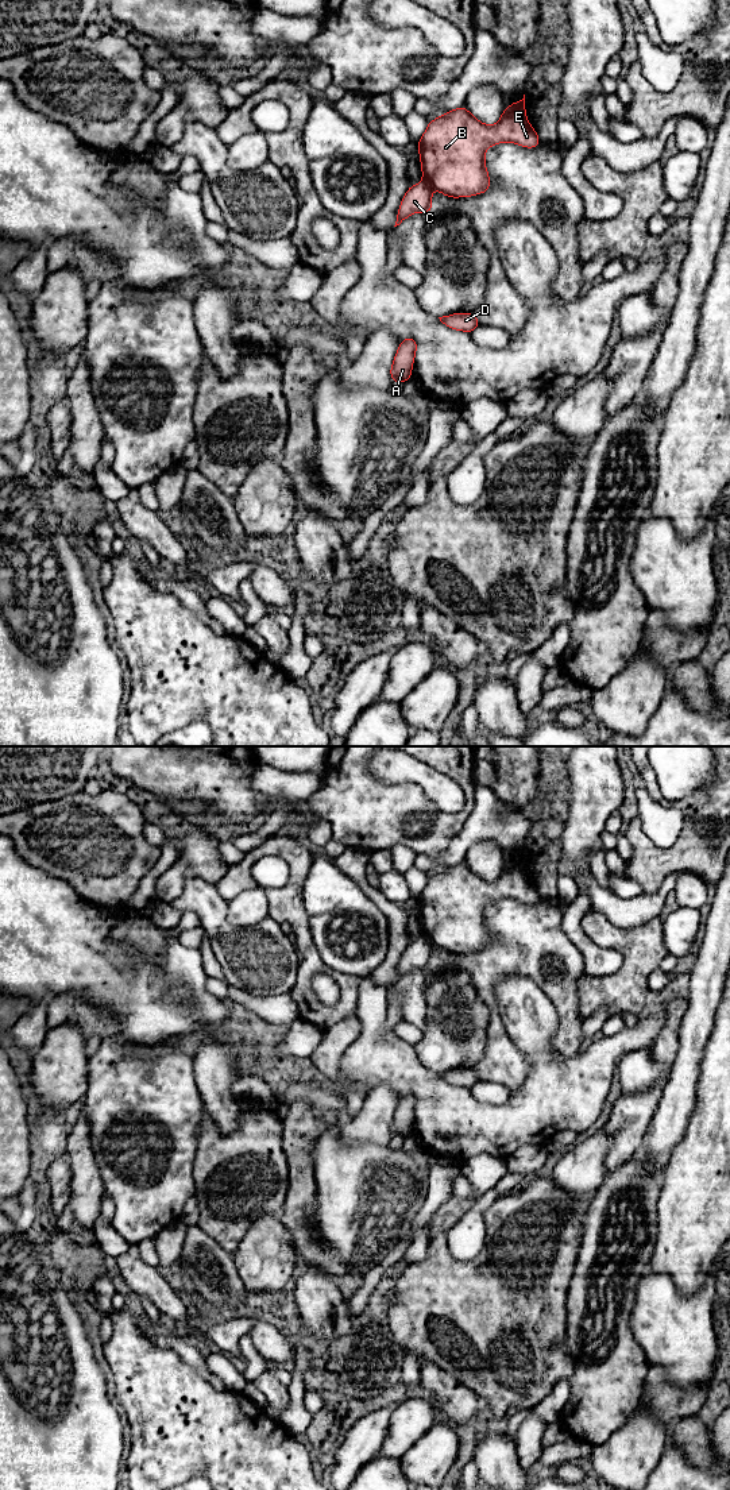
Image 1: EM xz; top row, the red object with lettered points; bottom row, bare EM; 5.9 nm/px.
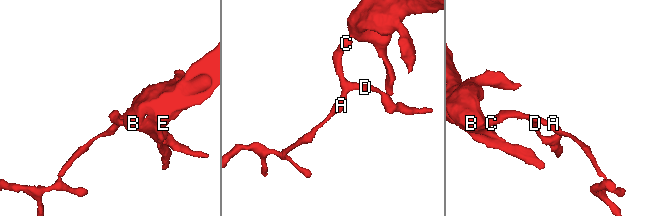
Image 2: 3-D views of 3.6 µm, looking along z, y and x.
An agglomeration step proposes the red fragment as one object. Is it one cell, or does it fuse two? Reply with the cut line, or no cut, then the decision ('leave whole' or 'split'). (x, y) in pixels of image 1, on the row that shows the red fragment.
cut xz (424, 178), (431, 185); split

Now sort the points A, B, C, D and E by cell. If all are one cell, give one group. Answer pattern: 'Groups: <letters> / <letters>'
Groups: A C D / B E

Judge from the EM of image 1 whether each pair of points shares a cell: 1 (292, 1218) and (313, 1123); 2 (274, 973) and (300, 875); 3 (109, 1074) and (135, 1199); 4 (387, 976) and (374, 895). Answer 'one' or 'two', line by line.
1: one
2: two
3: one
4: one

